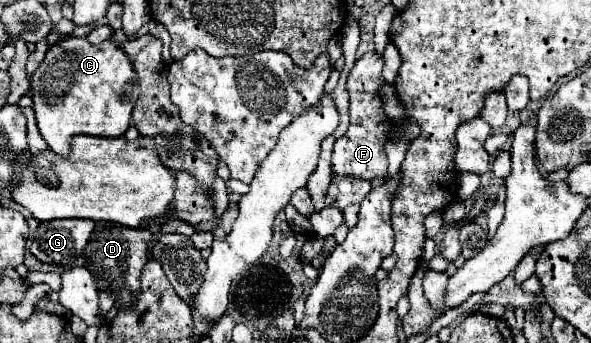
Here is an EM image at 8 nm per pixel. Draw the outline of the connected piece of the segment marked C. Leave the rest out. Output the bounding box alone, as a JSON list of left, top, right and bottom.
[31,37,139,157]

